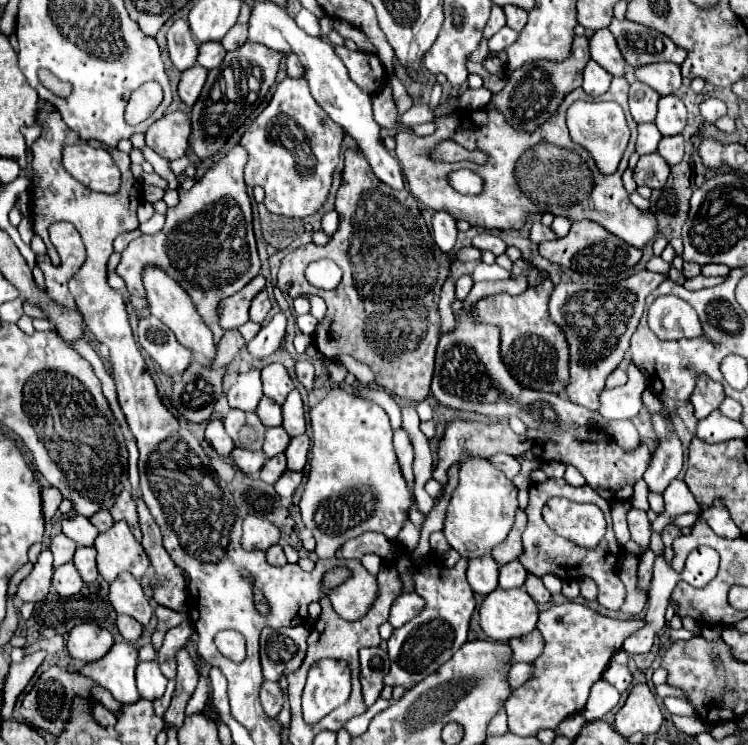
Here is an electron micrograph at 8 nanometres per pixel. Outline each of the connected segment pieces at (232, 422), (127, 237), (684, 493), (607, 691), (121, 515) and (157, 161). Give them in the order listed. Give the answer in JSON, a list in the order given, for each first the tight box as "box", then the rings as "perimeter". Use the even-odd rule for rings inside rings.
[{"box":[223,410,265,450],"perimeter":[[[229,410],[229,414],[223,420],[223,426],[227,434],[233,438],[235,446],[247,450],[261,450],[265,426],[261,424],[255,412]]]},{"box":[115,230,141,252],"perimeter":[[[131,230],[131,232],[121,234],[121,236],[115,240],[115,252],[123,252],[123,250],[127,248],[127,244],[129,244],[131,240],[139,238],[139,236],[141,236],[141,230]]]},{"box":[653,478,701,534],"perimeter":[[[679,478],[671,480],[667,490],[663,492],[663,498],[665,498],[665,512],[653,522],[653,530],[659,532],[659,534],[669,524],[671,518],[675,518],[679,514],[685,514],[685,512],[695,512],[695,514],[701,512],[701,506],[695,502],[687,484]]]},{"box":[581,680,619,722],"perimeter":[[[597,680],[591,688],[589,700],[585,704],[585,708],[581,710],[581,716],[587,722],[599,720],[601,716],[605,716],[609,710],[613,710],[619,702],[619,692],[615,686],[611,686],[607,680]]]},{"box":[111,490,141,542],"perimeter":[[[123,490],[123,492],[115,498],[115,504],[113,504],[113,508],[111,508],[111,516],[113,516],[115,522],[117,522],[117,520],[125,520],[125,522],[131,526],[135,538],[141,542],[137,508],[135,508],[135,502],[133,502],[133,498],[131,498],[131,494],[129,494],[127,490]]]},{"box":[141,146,177,190],"perimeter":[[[145,146],[141,152],[149,152],[149,154],[143,154],[145,160],[151,162],[153,170],[155,170],[161,178],[165,178],[165,180],[169,182],[169,188],[171,188],[171,190],[175,190],[175,188],[177,188],[177,180],[175,180],[175,174],[169,170],[169,162],[167,162],[165,158],[161,158],[157,152],[153,152],[151,148],[147,148],[147,146]]]}]

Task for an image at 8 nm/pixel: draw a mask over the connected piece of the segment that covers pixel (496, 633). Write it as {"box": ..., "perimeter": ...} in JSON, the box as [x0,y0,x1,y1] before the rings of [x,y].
{"box":[479,588,537,642],"perimeter":[[[495,588],[479,606],[479,624],[495,642],[529,634],[537,624],[537,616],[537,604],[523,588]]]}

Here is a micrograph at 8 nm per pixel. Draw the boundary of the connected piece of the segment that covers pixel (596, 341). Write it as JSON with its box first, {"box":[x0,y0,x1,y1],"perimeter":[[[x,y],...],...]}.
{"box":[549,270,667,411],"perimeter":[[[641,270],[615,284],[579,284],[563,282],[555,286],[549,314],[563,328],[571,350],[569,400],[592,411],[600,407],[599,394],[605,390],[607,376],[621,364],[629,350],[629,340],[641,320],[645,298],[667,280],[667,274]]]}

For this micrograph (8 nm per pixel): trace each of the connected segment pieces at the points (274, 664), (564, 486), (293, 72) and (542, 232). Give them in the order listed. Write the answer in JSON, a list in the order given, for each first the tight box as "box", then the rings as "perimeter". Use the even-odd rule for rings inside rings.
[{"box":[261,626,309,682],"perimeter":[[[305,626],[297,628],[265,628],[261,634],[261,666],[263,676],[269,682],[277,682],[297,670],[305,658],[309,630]]]},{"box":[519,478,625,610],"perimeter":[[[549,478],[545,482],[539,482],[539,484],[533,484],[531,490],[529,490],[529,506],[525,510],[527,518],[529,518],[529,524],[523,532],[523,554],[519,556],[519,562],[525,566],[525,570],[533,576],[545,576],[545,574],[553,574],[553,576],[559,576],[559,578],[569,578],[569,580],[583,580],[583,578],[591,578],[597,588],[599,588],[599,598],[597,602],[607,608],[607,610],[619,610],[621,604],[623,604],[623,598],[625,598],[625,586],[621,584],[617,572],[619,572],[619,560],[623,556],[623,546],[615,540],[615,534],[613,534],[613,522],[611,522],[611,510],[609,510],[609,502],[601,496],[597,496],[597,492],[593,492],[587,484],[585,486],[579,486],[579,488],[573,488],[569,486],[563,478],[561,480],[555,480],[555,478]],[[555,496],[565,496],[567,500],[573,500],[573,502],[591,502],[591,504],[597,504],[601,506],[605,518],[607,518],[607,534],[605,538],[601,540],[601,544],[595,548],[595,550],[585,550],[585,548],[579,548],[577,544],[557,536],[553,530],[549,530],[549,526],[543,522],[543,516],[541,516],[541,508],[545,506],[547,500],[555,498]]]},{"box":[287,56,303,78],"perimeter":[[[287,56],[287,76],[289,78],[301,78],[303,76],[303,68],[301,68],[301,62],[297,60],[297,56]]]},{"box":[531,224,555,244],"perimeter":[[[533,224],[533,228],[531,228],[531,242],[535,242],[535,244],[541,244],[541,242],[545,242],[545,240],[555,240],[555,234],[551,232],[551,228],[547,228],[547,226],[543,226],[543,224]]]}]

